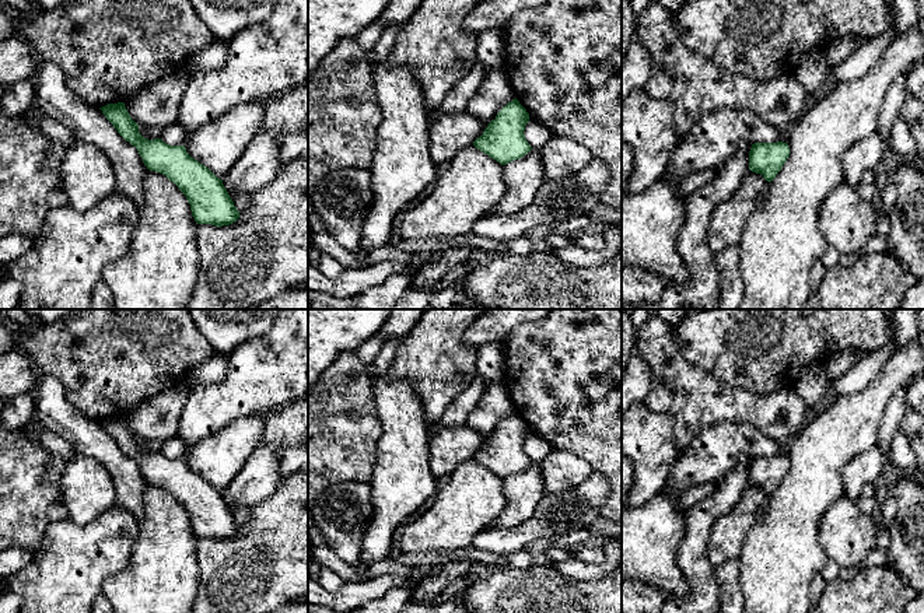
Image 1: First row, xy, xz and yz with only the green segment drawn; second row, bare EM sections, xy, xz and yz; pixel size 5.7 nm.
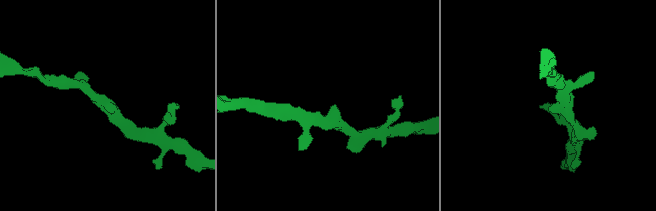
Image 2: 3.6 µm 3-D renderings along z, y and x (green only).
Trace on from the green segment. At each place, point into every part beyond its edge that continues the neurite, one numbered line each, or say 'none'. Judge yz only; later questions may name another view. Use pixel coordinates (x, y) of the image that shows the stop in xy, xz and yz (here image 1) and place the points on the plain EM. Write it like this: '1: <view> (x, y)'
none

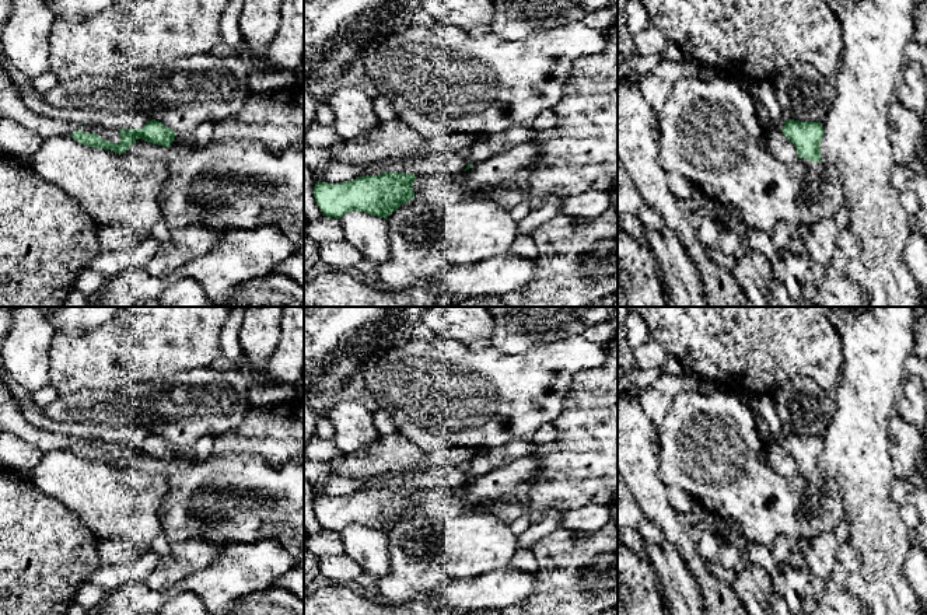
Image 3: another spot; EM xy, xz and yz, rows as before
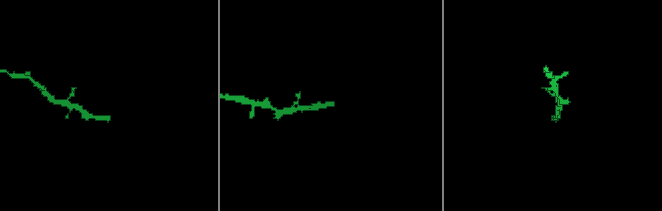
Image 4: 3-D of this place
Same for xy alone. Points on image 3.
1: xy (233, 496)

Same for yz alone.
1: yz (812, 495)

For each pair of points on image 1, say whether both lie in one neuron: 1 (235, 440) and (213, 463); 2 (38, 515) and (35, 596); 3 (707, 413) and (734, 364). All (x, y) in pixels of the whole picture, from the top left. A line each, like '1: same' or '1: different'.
1: same
2: different
3: different

